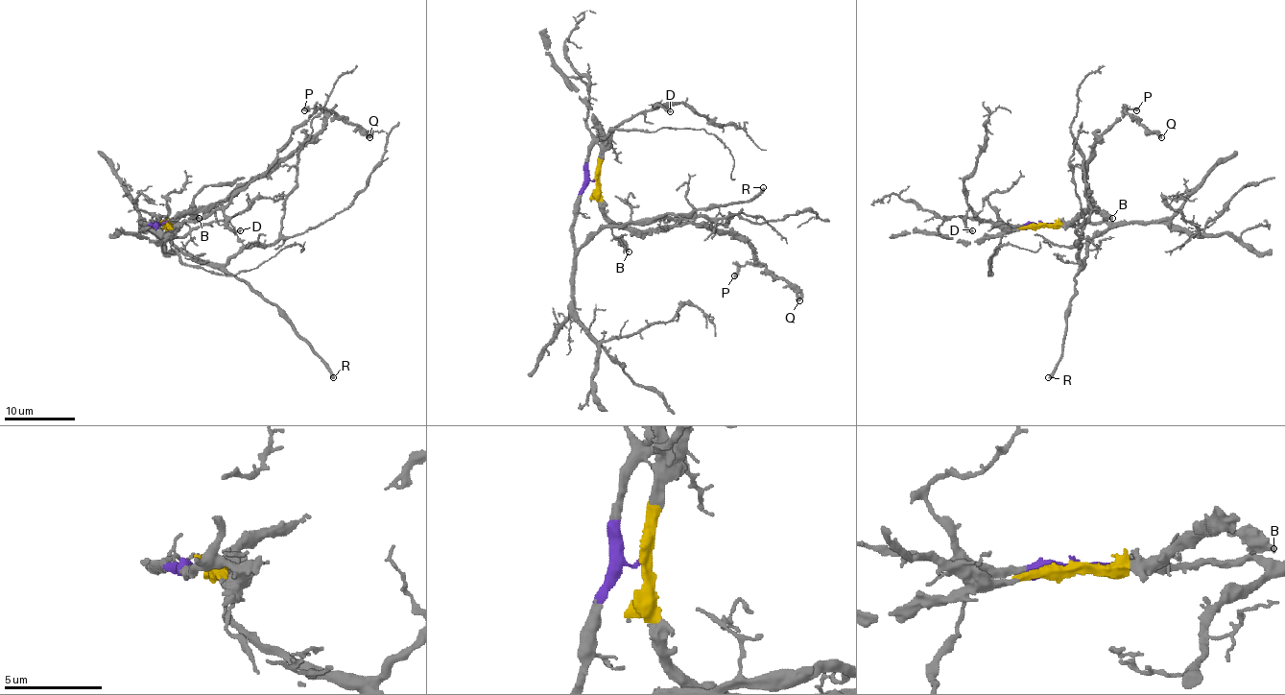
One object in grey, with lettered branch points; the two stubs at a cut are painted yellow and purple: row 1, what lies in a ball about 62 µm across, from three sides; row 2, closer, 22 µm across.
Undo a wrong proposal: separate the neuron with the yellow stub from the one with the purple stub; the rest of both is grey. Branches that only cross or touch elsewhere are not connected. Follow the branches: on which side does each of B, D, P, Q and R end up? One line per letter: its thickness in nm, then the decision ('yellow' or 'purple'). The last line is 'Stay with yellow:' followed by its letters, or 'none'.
B: 400 nm | yellow
D: 220 nm | purple
P: 320 nm | yellow
Q: 400 nm | yellow
R: 320 nm | purple
Stay with yellow: B, P, Q

